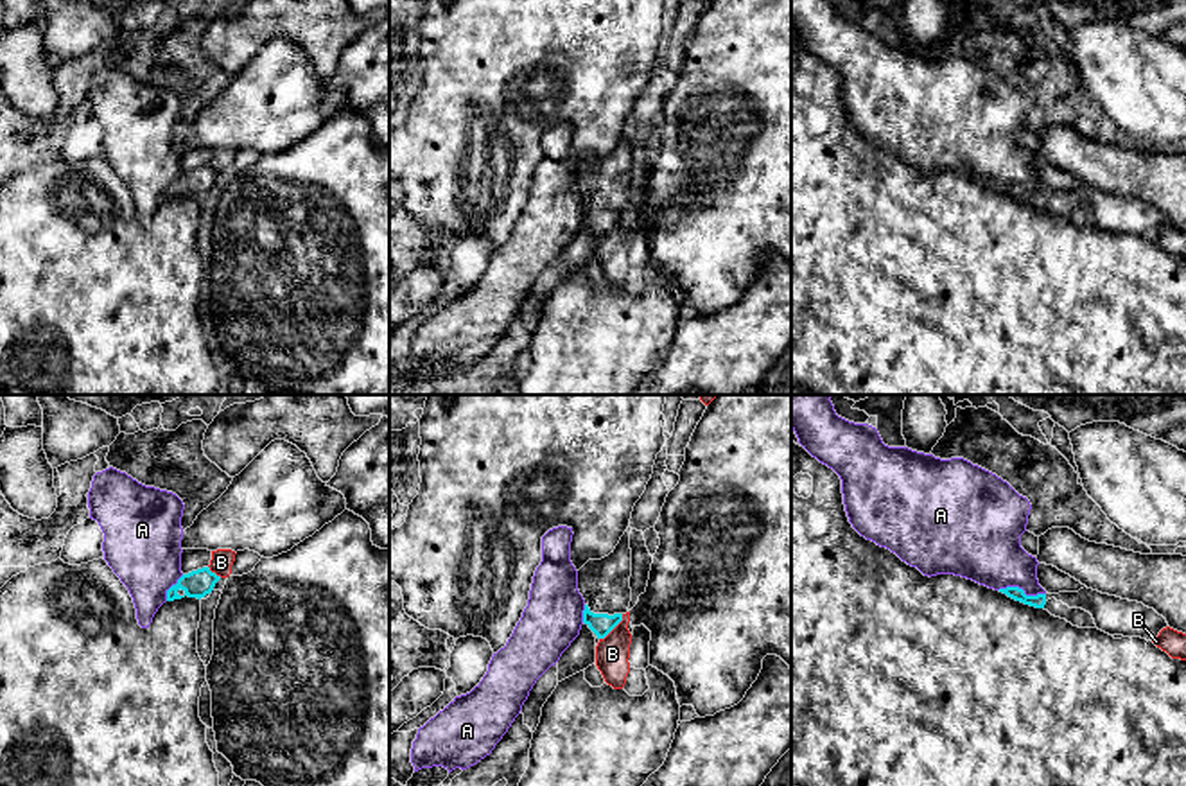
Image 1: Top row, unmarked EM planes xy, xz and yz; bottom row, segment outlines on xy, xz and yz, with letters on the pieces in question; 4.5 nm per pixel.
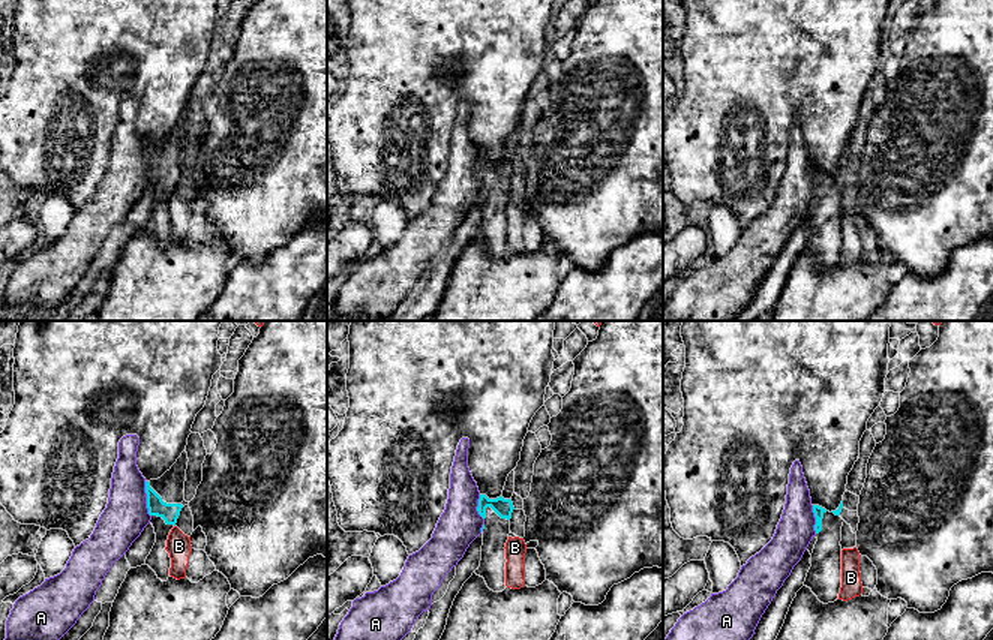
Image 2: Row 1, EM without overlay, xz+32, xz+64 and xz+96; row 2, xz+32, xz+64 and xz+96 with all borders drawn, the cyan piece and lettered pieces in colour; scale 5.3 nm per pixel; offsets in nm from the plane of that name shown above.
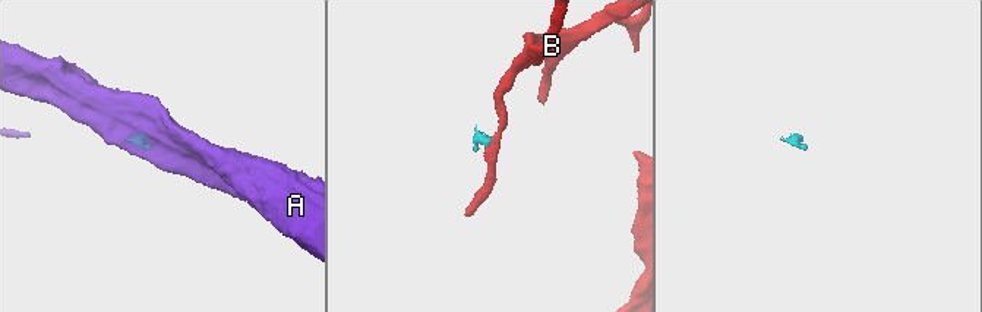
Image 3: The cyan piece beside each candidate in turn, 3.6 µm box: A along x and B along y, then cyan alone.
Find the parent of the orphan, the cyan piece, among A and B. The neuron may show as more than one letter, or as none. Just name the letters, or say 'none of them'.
none of them

